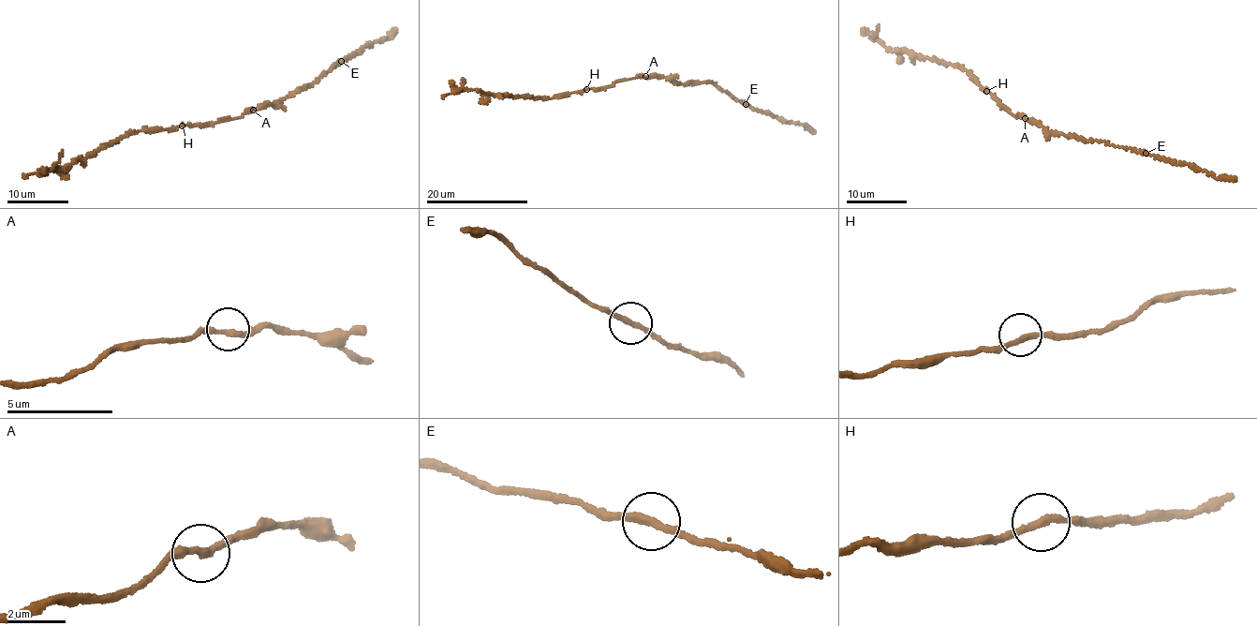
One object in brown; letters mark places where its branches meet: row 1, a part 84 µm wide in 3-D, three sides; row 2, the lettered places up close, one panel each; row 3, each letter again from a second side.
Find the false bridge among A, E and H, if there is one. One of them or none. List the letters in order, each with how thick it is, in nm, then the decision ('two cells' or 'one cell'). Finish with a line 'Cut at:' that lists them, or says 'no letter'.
A: 240 nm thick; one cell
E: 240 nm thick; one cell
H: 240 nm thick; one cell
Cut at: no letter

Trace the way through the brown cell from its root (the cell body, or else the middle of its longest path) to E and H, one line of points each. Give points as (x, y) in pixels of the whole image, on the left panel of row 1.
E: (244, 112), (280, 102), (317, 82), (342, 61)
H: (244, 112), (212, 124), (182, 126)

